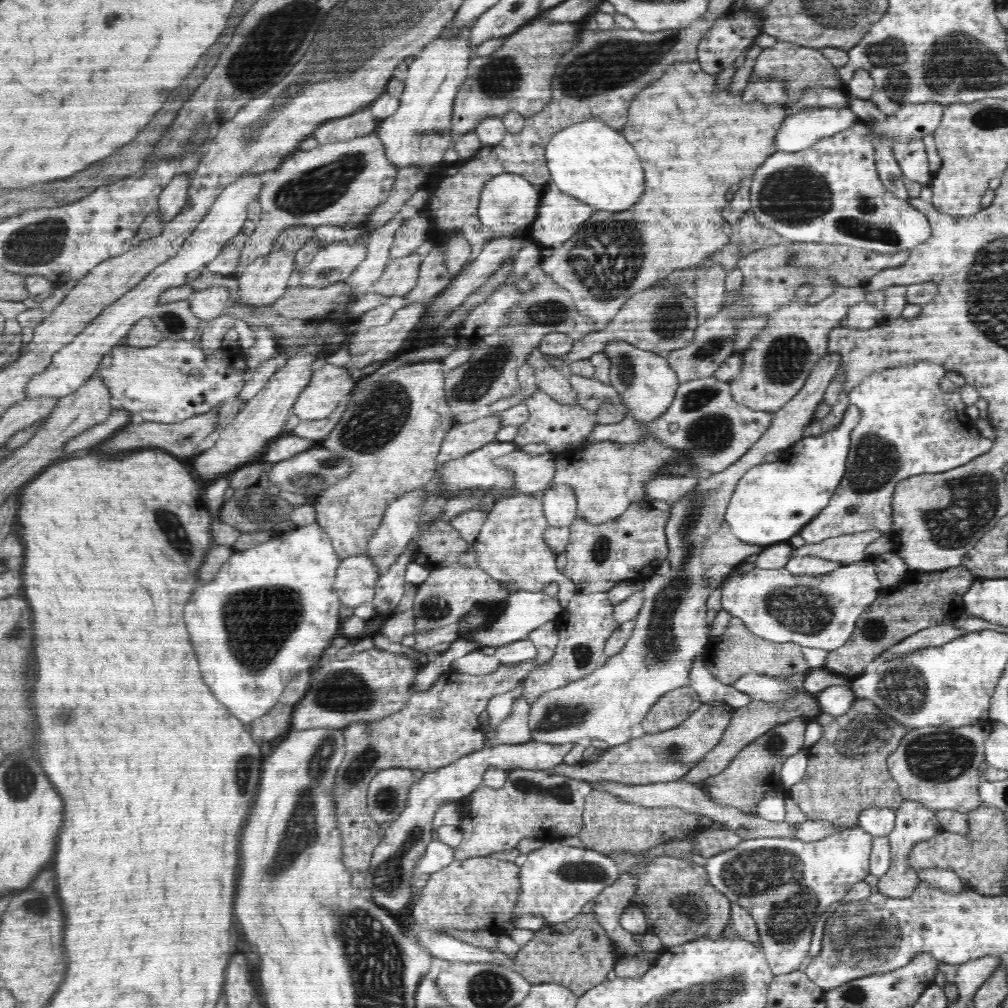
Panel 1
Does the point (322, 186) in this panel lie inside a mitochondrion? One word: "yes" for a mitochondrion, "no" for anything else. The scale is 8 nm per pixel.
yes

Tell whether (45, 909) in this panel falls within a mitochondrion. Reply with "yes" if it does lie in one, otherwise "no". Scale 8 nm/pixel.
yes

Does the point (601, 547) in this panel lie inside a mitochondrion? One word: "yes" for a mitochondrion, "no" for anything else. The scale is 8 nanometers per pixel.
yes

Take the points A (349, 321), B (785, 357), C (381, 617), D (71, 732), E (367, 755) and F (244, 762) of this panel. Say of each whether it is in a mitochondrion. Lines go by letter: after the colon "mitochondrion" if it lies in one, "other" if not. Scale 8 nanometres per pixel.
A: other
B: mitochondrion
C: other
D: other
E: mitochondrion
F: mitochondrion

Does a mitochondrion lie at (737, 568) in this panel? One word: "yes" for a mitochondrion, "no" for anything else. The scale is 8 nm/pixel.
no

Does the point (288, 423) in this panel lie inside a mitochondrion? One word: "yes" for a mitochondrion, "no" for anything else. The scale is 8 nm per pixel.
no

